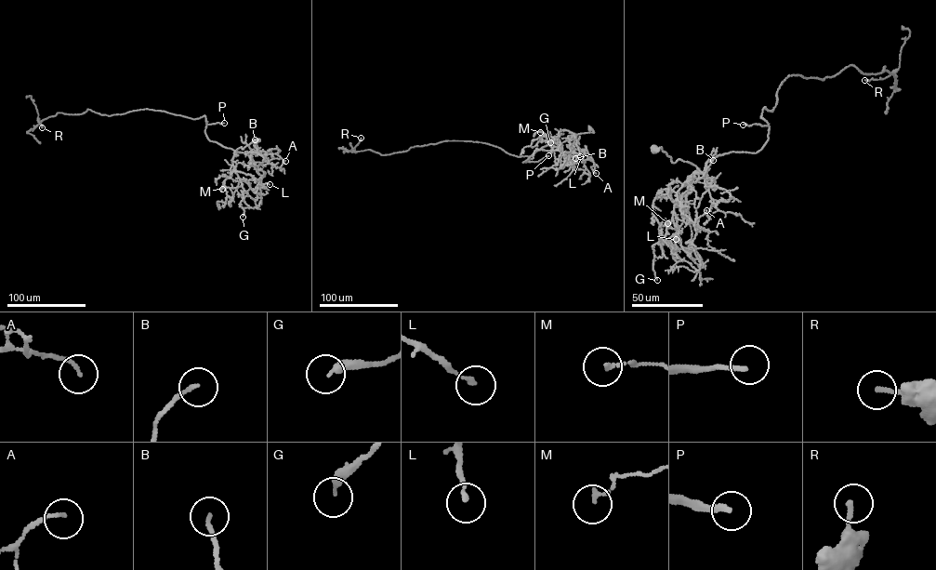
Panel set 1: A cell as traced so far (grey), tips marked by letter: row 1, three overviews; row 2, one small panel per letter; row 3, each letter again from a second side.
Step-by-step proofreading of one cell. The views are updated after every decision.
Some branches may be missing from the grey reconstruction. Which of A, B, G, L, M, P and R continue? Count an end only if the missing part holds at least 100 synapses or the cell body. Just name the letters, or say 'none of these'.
P

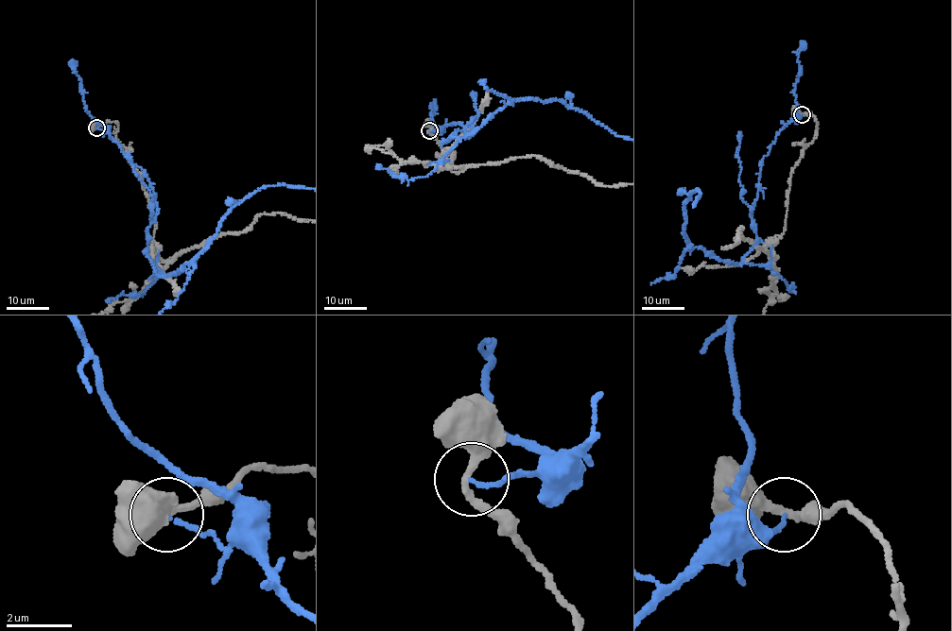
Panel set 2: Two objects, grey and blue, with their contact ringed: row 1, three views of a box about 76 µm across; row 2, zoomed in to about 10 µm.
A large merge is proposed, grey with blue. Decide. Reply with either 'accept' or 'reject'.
reject

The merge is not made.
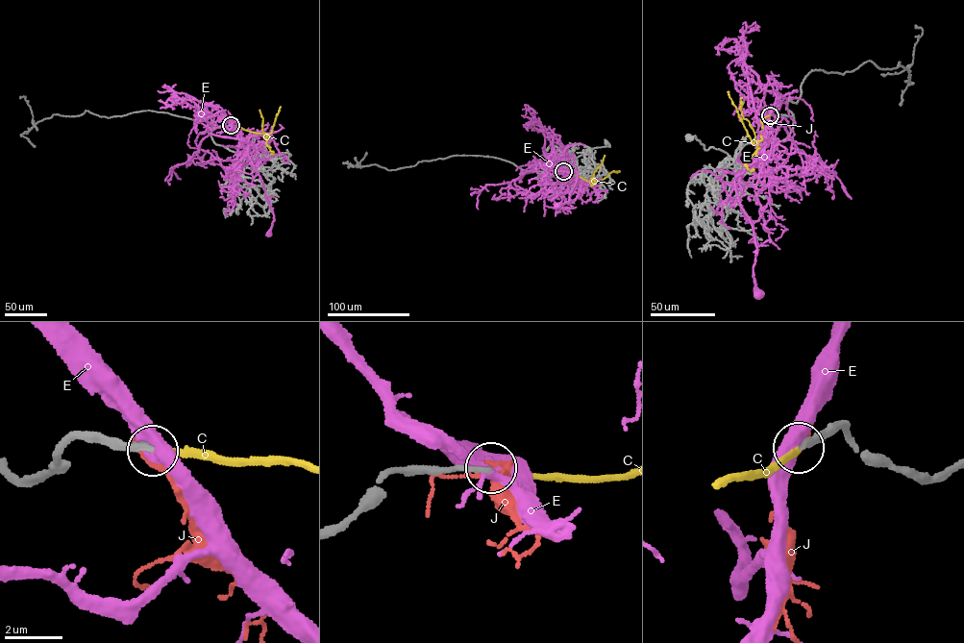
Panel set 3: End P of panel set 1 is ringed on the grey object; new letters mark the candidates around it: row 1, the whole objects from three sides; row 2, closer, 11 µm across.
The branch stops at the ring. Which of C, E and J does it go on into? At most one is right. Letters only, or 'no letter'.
C

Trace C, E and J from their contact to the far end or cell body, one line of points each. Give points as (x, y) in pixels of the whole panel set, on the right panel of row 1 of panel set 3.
C: (770, 115), (760, 120), (761, 139), (753, 144), (728, 91)
E: (770, 114), (759, 155), (734, 182), (740, 205), (753, 230), (756, 251), (753, 277), (758, 294)
J: (770, 114), (771, 126)

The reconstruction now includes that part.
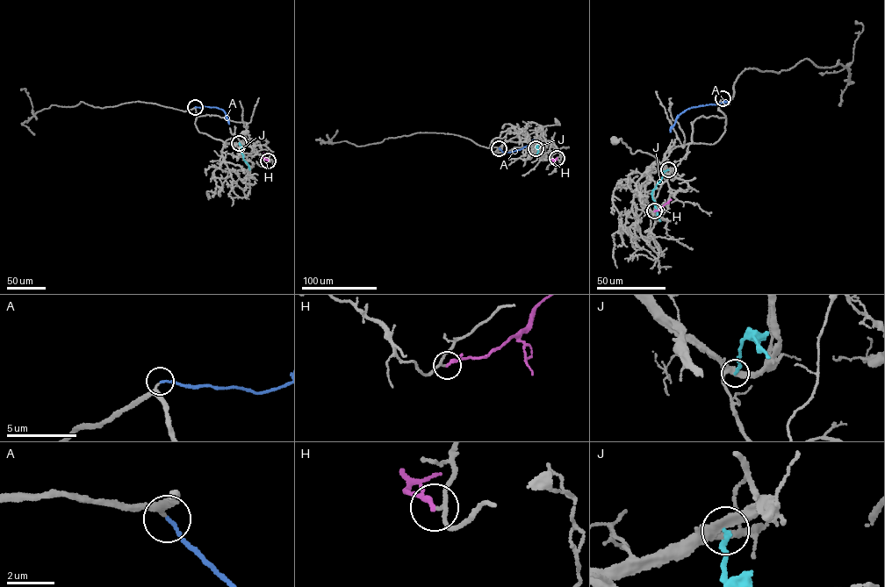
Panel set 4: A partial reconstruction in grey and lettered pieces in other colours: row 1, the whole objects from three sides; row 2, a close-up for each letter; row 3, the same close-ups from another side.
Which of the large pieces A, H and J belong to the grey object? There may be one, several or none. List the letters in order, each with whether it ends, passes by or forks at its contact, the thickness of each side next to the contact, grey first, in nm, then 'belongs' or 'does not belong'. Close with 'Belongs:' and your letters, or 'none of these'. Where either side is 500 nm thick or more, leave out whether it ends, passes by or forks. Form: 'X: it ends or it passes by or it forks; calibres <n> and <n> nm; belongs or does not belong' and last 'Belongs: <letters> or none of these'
A: it ends; calibres 200 and 150 nm; belongs
H: it ends; calibres 140 and 240 nm; does not belong
J: it ends; calibres 320 and 200 nm; does not belong
Belongs: A

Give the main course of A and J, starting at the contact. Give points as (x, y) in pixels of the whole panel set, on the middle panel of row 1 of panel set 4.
A: (499, 148), (510, 152), (534, 140)
J: (536, 148), (538, 145), (536, 155)

